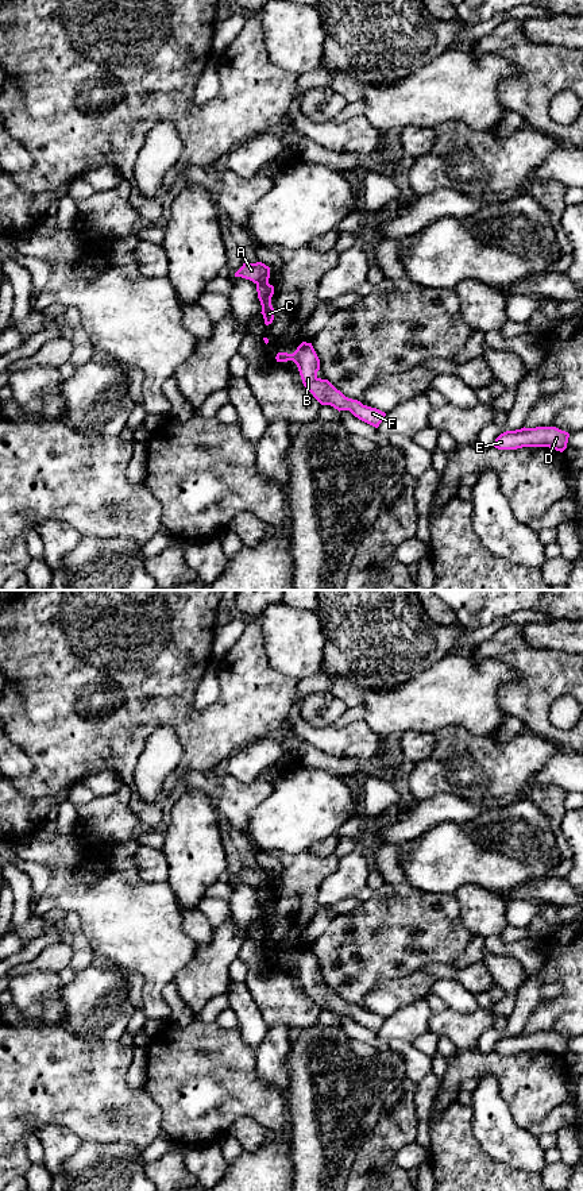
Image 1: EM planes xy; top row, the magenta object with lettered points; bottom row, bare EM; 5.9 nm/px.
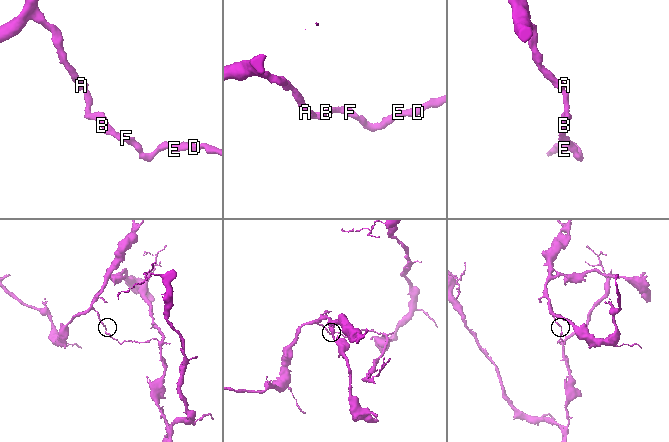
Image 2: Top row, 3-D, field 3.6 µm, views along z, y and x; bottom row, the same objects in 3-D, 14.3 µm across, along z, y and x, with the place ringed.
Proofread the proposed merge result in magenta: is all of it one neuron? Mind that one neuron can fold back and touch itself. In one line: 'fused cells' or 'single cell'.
fused cells

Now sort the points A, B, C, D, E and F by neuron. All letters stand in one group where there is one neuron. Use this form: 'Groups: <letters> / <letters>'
Groups: A / B C D E F

